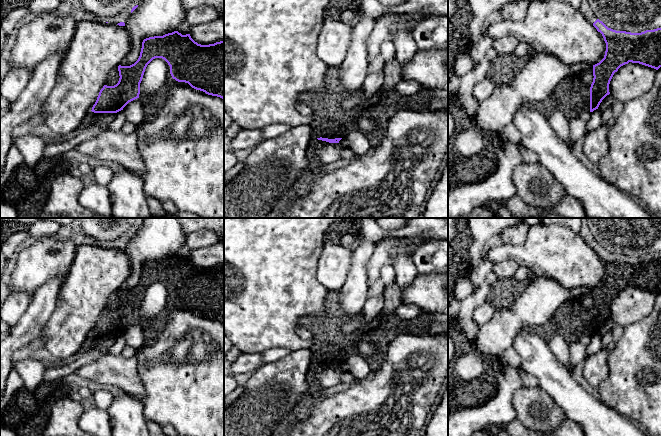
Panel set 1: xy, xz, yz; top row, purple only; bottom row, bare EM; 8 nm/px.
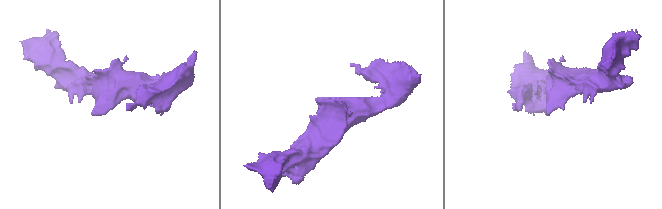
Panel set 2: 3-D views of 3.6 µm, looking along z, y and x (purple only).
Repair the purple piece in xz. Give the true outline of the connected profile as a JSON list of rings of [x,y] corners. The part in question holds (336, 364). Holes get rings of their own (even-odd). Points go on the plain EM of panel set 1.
[[[317,362],[318,364],[326,365],[329,367],[339,367],[343,372],[349,371],[349,364],[347,362],[335,362],[335,363],[328,363],[328,362]]]

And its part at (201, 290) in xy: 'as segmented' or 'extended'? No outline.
extended

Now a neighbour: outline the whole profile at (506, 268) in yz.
[[[507,259],[493,264],[493,271],[498,278],[513,277],[520,266],[512,259]]]

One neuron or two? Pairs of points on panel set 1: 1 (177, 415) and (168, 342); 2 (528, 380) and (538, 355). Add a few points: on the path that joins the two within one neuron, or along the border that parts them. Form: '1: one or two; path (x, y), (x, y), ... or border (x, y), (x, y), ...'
1: one; path (177, 397), (177, 360)
2: two; border (520, 366), (532, 374), (540, 386)

